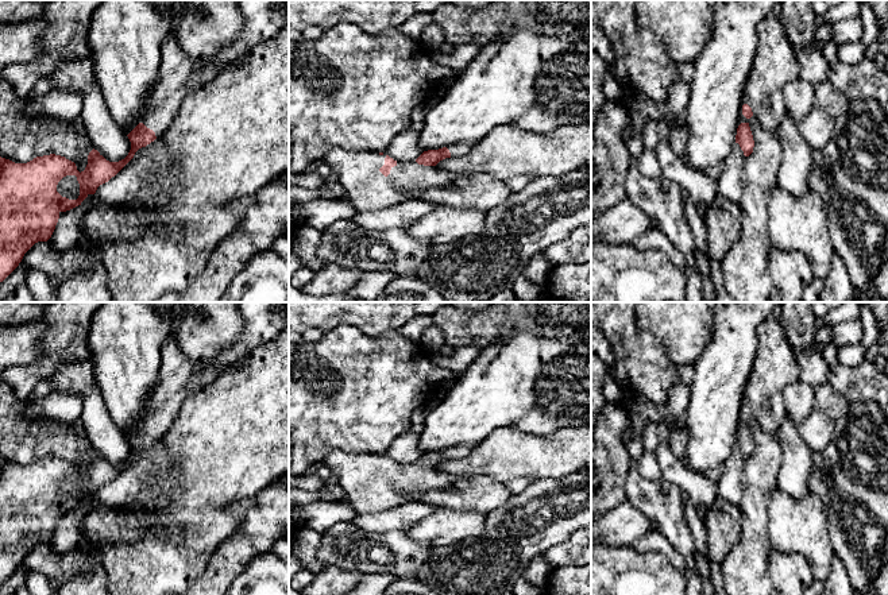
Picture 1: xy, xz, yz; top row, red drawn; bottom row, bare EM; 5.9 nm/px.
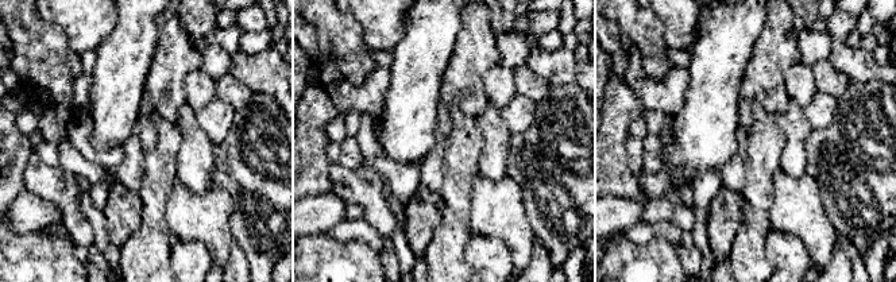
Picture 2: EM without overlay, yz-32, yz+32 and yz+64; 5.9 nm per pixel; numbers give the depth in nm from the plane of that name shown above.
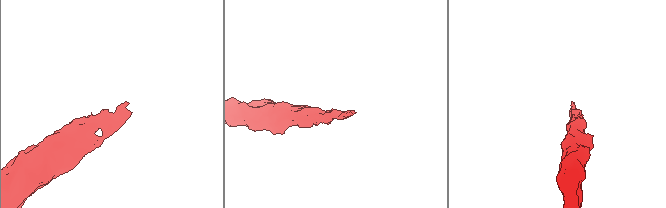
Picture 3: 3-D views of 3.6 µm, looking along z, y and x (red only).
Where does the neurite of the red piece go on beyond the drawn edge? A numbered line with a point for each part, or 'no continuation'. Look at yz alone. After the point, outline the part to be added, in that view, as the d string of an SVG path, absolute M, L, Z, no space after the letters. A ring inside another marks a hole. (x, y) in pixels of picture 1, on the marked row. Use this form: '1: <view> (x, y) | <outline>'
1: yz (775, 64) | M772 13L758 23L758 49L744 90L748 104L760 124L776 132L787 115L783 86L800 77L800 65L780 18Z

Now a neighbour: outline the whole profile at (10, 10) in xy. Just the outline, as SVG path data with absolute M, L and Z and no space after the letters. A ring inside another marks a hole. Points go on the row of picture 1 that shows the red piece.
M0 0L0 23L39 18L47 1Z

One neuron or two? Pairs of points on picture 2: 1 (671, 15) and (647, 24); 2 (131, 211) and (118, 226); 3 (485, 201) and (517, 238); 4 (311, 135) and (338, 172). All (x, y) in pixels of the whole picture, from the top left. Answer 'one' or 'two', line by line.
1: two
2: one
3: one
4: two

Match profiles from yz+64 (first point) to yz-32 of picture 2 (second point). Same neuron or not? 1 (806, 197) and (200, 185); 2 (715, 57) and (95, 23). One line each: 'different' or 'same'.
1: different
2: different

